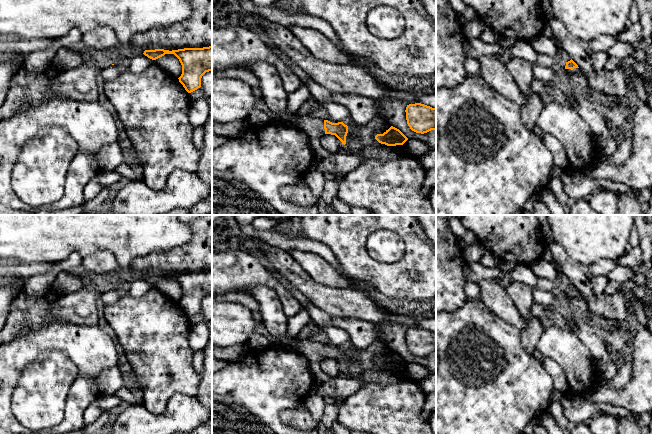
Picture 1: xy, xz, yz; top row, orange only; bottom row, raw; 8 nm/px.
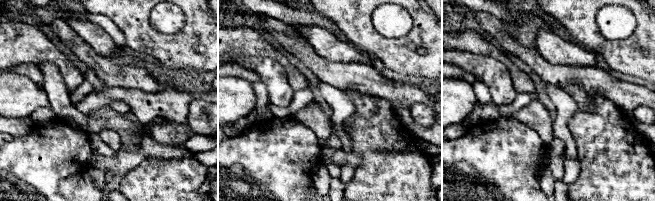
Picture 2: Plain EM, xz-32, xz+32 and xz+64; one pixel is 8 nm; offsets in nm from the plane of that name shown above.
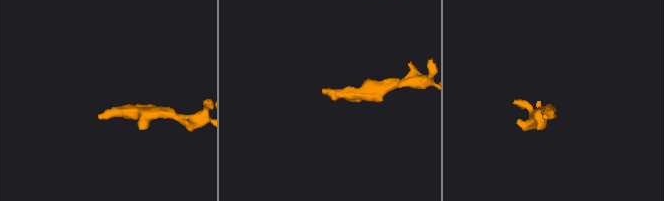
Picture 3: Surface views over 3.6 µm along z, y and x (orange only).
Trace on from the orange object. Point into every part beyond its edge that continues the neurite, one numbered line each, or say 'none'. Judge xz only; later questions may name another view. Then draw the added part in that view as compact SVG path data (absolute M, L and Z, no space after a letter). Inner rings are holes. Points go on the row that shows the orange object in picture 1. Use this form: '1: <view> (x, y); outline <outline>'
1: xz (314, 127); outline M313 113L294 115L297 119L299 128L305 132L310 139L320 140L325 135L324 120L317 118Z

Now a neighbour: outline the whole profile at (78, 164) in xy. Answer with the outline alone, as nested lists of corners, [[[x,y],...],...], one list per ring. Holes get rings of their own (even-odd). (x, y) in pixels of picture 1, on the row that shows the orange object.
[[[52,96],[41,104],[26,104],[8,119],[0,121],[0,203],[15,210],[34,211],[14,192],[12,171],[23,147],[41,130],[58,127],[67,131],[78,143],[78,151],[72,159],[64,185],[64,195],[45,207],[50,210],[67,210],[80,207],[84,202],[84,189],[98,172],[95,154],[107,144],[117,142],[118,128],[113,116],[98,102],[76,101],[64,96]]]

